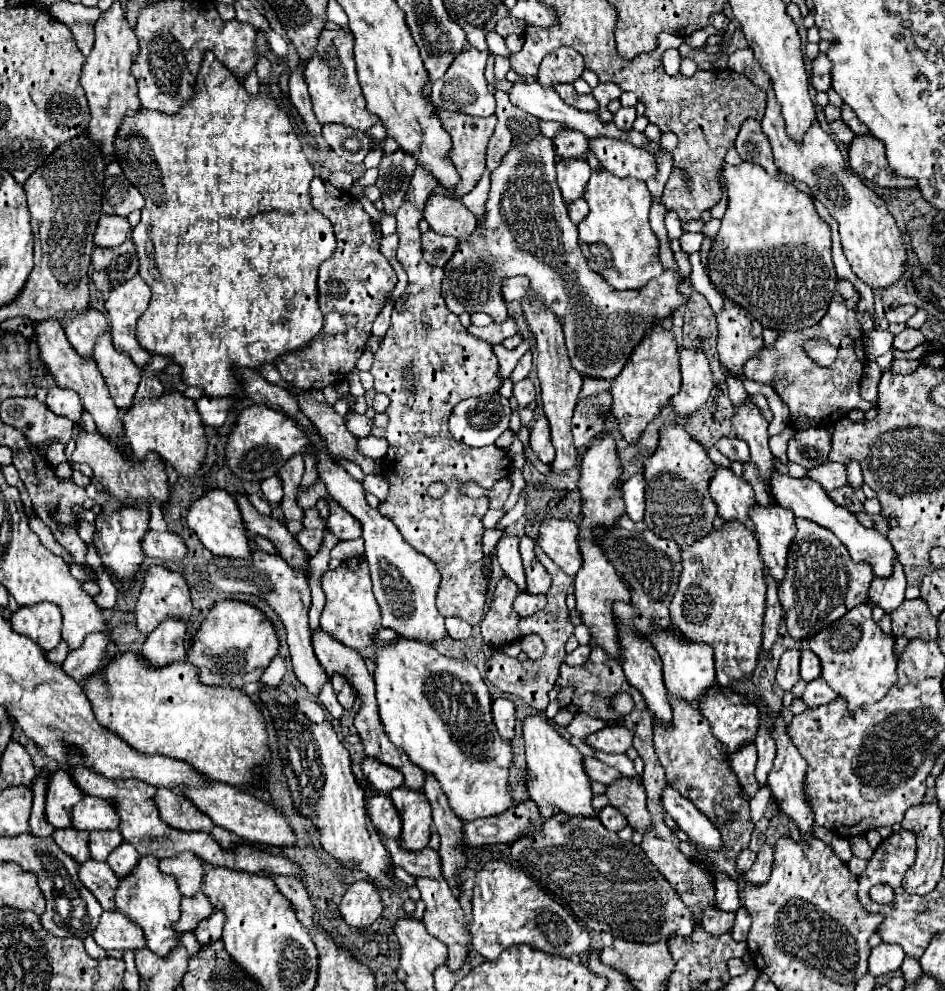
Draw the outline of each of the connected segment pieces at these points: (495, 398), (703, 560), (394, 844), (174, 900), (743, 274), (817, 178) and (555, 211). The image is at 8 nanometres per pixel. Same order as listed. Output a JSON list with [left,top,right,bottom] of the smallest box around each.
[[448,392,510,446],[670,522,766,686],[382,838,440,878],[116,856,182,956],[708,162,836,332],[728,48,908,290],[442,134,682,380]]

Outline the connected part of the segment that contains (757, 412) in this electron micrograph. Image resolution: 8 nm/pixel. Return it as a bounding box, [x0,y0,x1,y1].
[732,396,774,482]

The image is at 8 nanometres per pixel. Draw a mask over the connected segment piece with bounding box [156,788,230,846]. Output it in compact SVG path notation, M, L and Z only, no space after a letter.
M160 788L156 794L156 806L160 810L160 818L178 830L192 832L192 830L202 830L210 832L222 846L230 846L230 832L224 828L218 828L200 812L184 794L168 788Z

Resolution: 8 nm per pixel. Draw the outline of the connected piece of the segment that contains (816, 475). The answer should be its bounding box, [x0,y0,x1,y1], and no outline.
[808,462,848,492]

